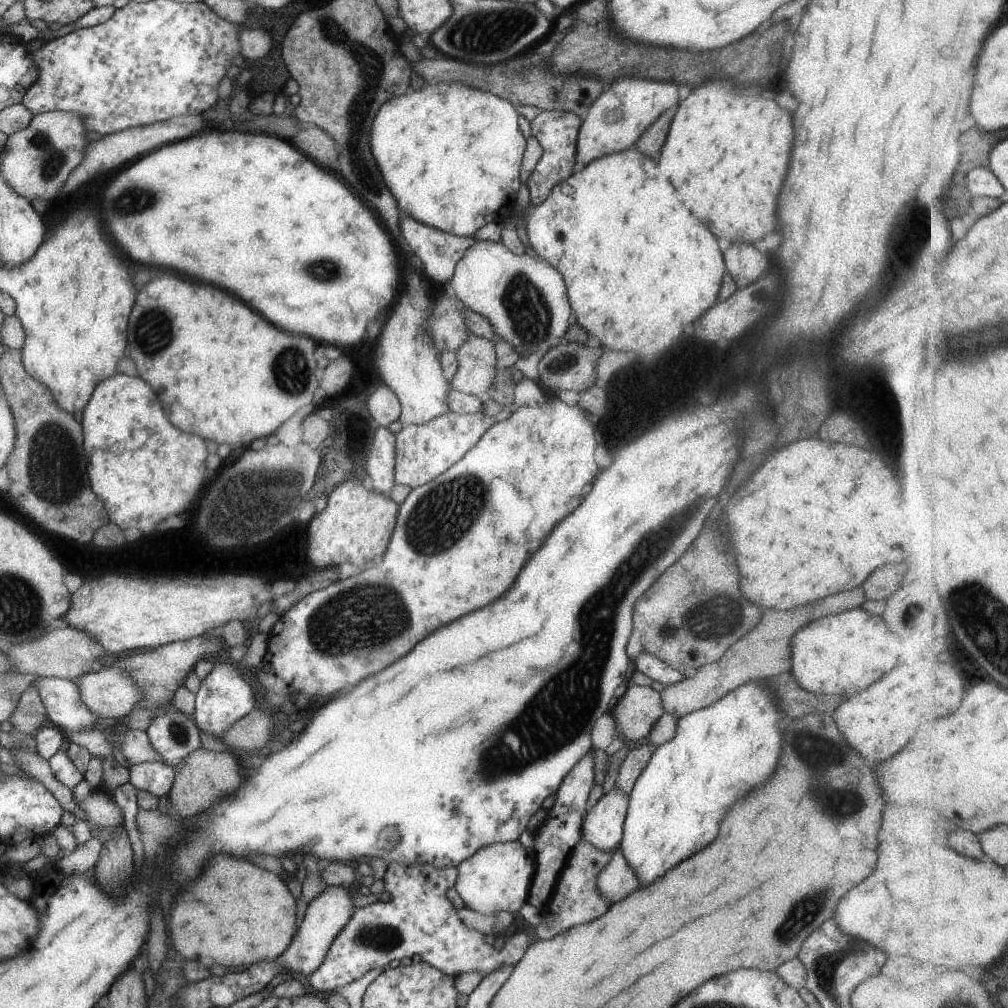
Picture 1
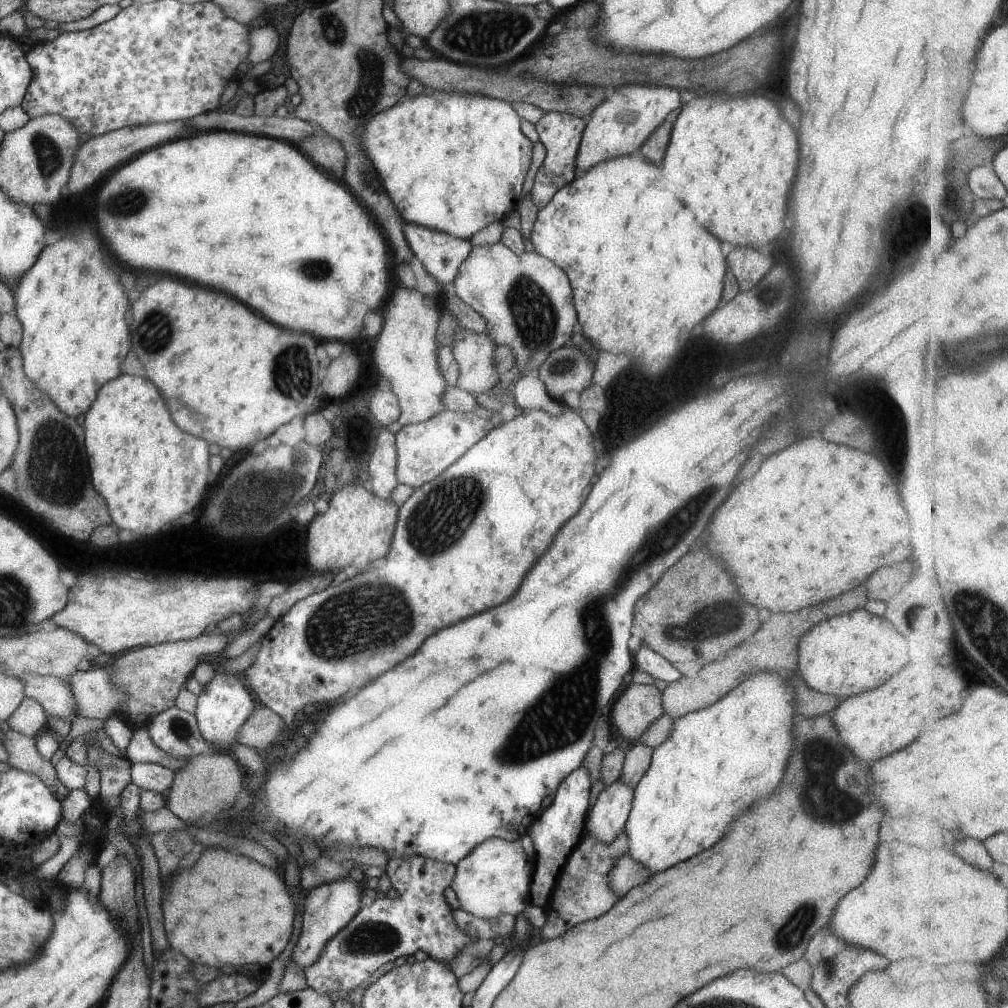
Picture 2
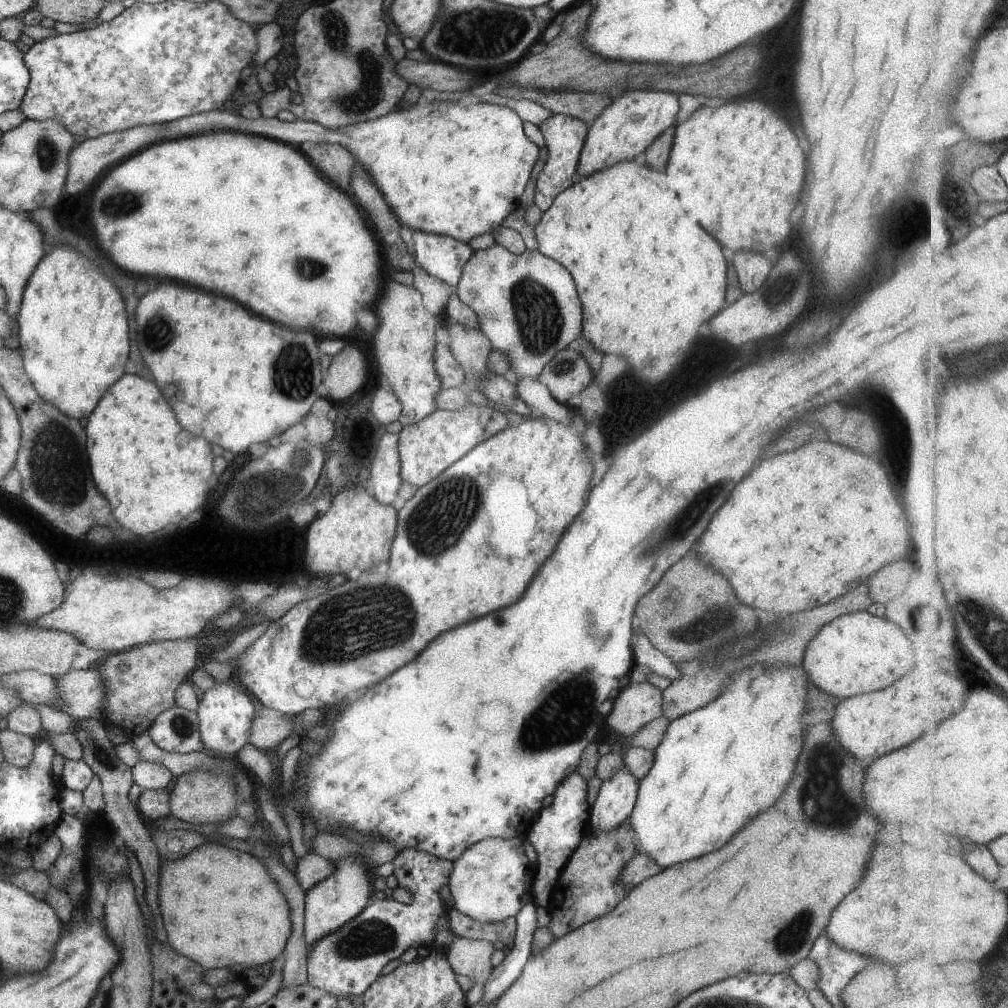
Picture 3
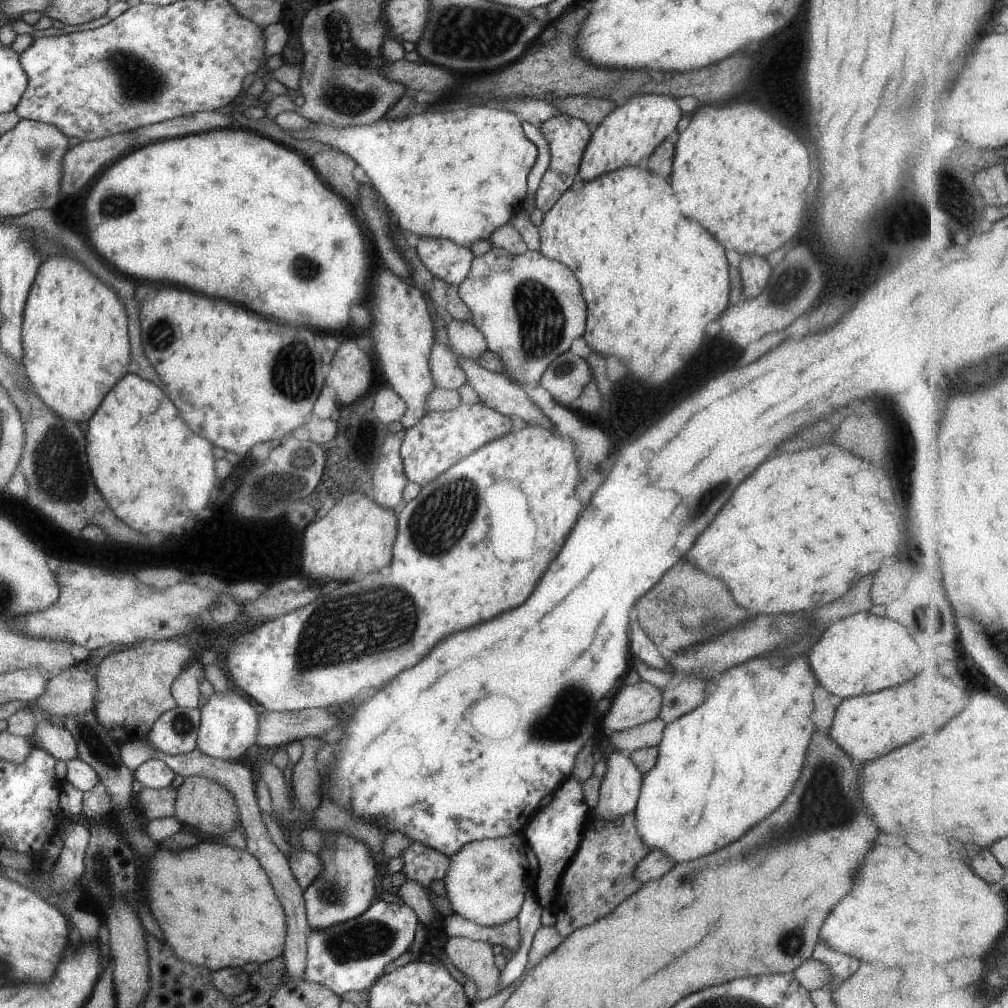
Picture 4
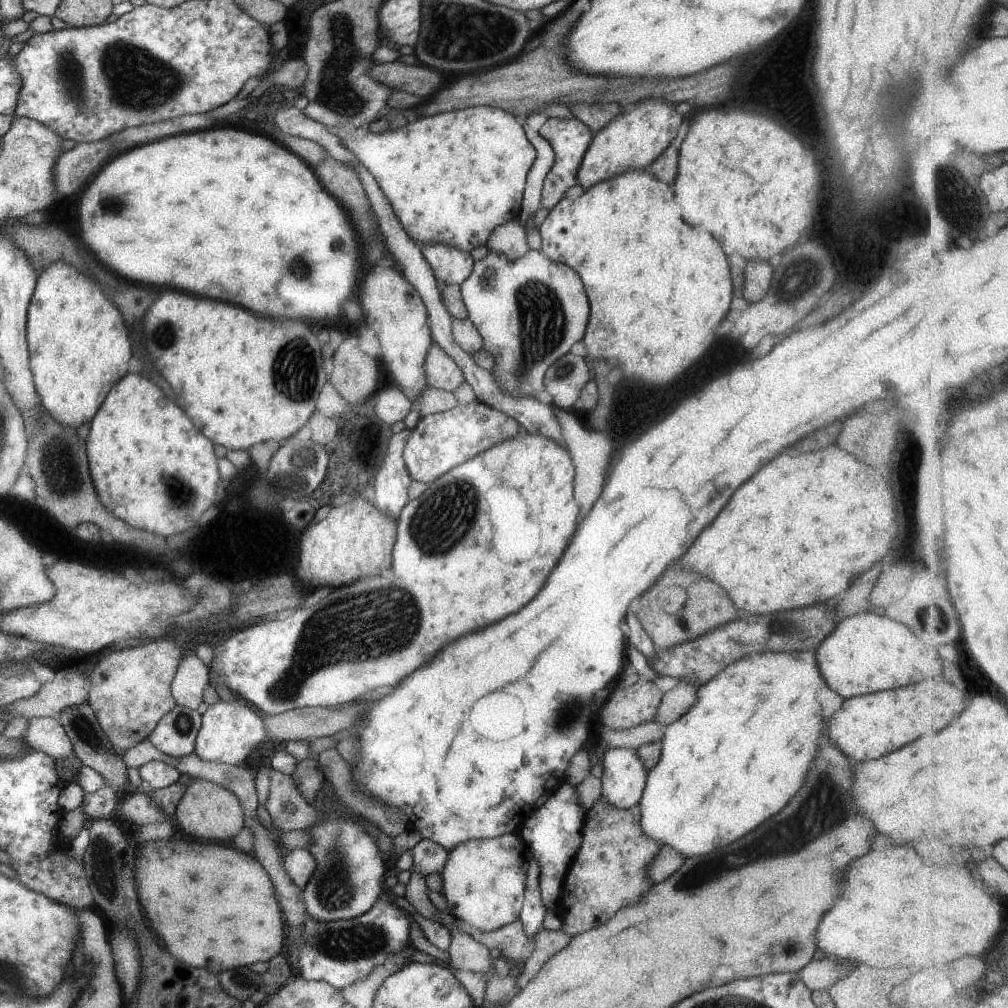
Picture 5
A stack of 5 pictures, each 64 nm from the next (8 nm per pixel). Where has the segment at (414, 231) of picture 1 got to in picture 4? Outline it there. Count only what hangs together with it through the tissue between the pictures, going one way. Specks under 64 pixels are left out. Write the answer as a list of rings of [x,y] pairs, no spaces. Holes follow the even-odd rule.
[[[418,237],[414,249],[433,278],[455,286],[468,274],[473,257],[470,249],[447,239]]]

